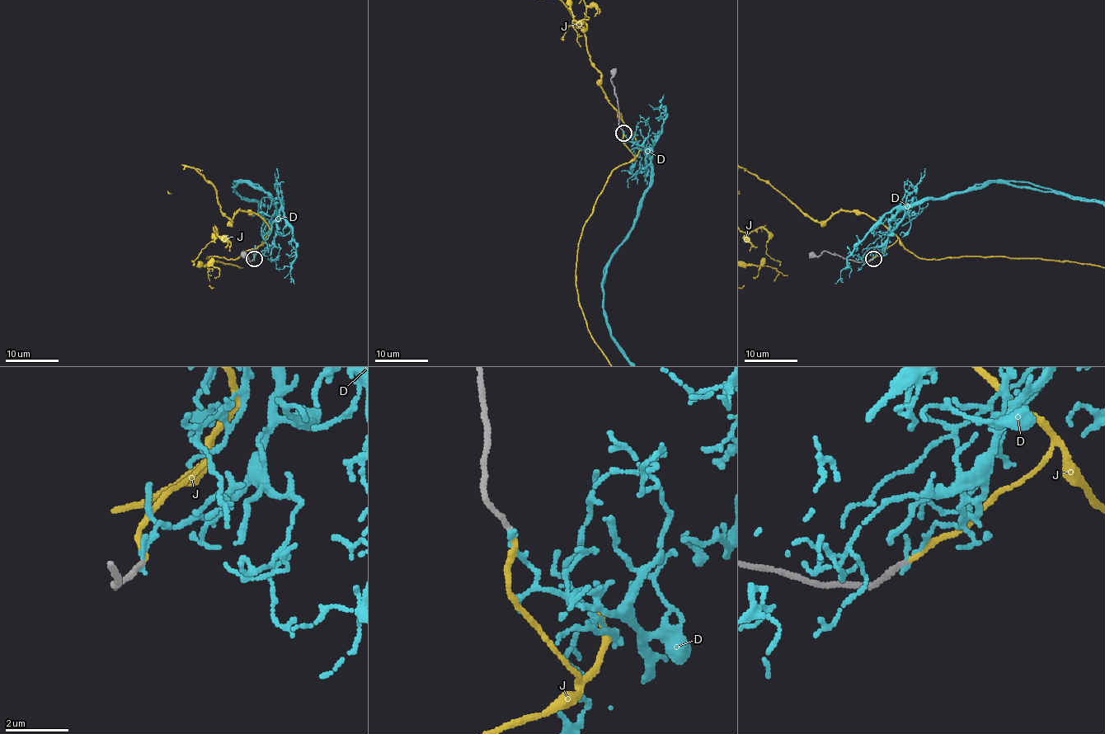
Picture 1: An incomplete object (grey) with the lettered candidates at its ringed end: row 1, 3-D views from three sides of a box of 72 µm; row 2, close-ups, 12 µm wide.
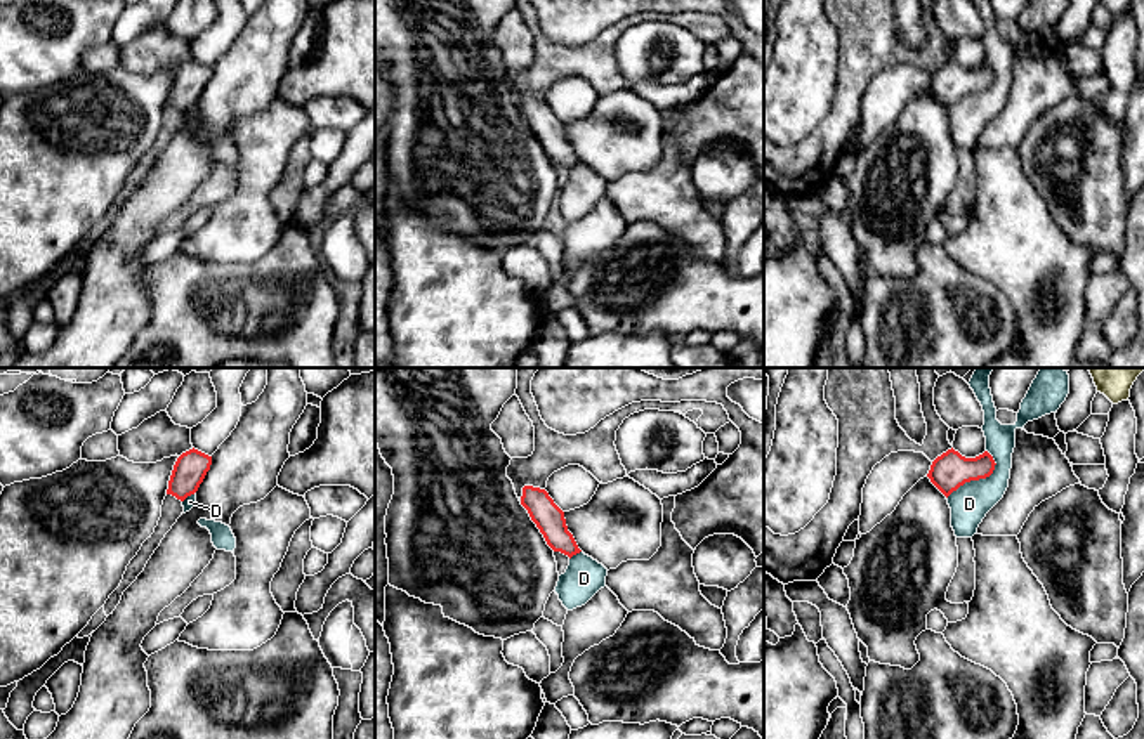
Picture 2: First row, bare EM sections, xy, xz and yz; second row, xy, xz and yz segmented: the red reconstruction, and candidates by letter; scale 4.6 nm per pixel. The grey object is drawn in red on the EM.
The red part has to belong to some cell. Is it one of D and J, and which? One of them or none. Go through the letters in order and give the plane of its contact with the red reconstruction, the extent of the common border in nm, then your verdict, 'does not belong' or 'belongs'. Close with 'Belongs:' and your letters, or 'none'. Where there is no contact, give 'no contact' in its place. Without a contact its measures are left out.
D: meets red in yz; contact 300 nm long; does not belong
J: no contact; belongs
Belongs: J

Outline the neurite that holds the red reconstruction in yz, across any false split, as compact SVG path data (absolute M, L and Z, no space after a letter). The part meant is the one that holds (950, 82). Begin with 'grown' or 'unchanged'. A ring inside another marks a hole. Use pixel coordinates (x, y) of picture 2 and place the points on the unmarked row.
unchanged; M951 59L932 73L927 88L948 109L965 94L989 88L995 76L988 62L976 69L965 69Z

